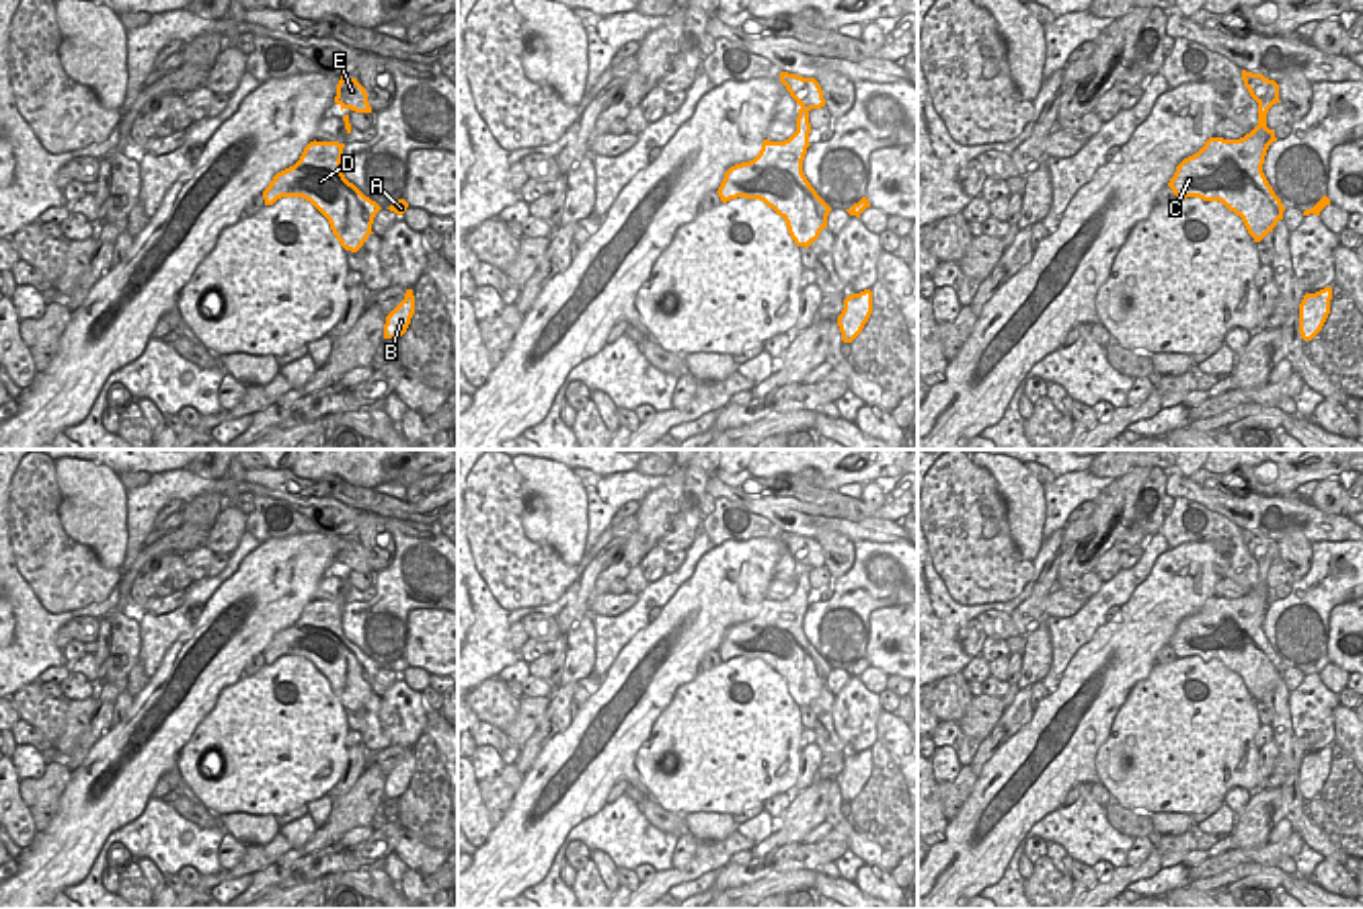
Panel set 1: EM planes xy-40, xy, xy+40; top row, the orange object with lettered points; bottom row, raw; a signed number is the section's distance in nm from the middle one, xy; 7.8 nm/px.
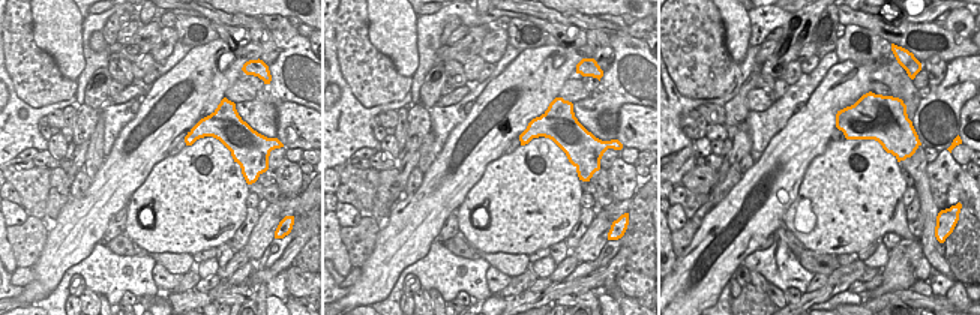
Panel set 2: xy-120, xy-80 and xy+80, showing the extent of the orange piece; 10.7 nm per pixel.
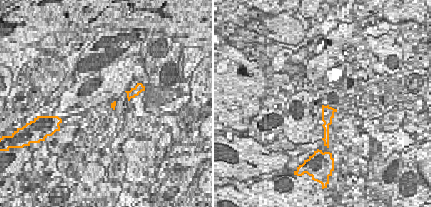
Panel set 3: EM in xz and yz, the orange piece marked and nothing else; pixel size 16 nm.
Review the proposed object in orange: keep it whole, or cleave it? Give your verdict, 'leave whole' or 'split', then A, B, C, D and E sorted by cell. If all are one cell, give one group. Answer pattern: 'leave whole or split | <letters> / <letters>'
split | A B C D / E

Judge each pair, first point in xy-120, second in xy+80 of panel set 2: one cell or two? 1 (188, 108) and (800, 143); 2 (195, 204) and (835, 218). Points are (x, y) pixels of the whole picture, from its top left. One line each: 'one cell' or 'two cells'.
1: one cell
2: one cell

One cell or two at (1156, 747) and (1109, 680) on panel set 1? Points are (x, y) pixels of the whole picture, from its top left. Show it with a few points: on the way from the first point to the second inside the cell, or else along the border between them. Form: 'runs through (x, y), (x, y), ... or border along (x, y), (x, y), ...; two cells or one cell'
border along (1156, 663), (1132, 688), (1103, 743); two cells

